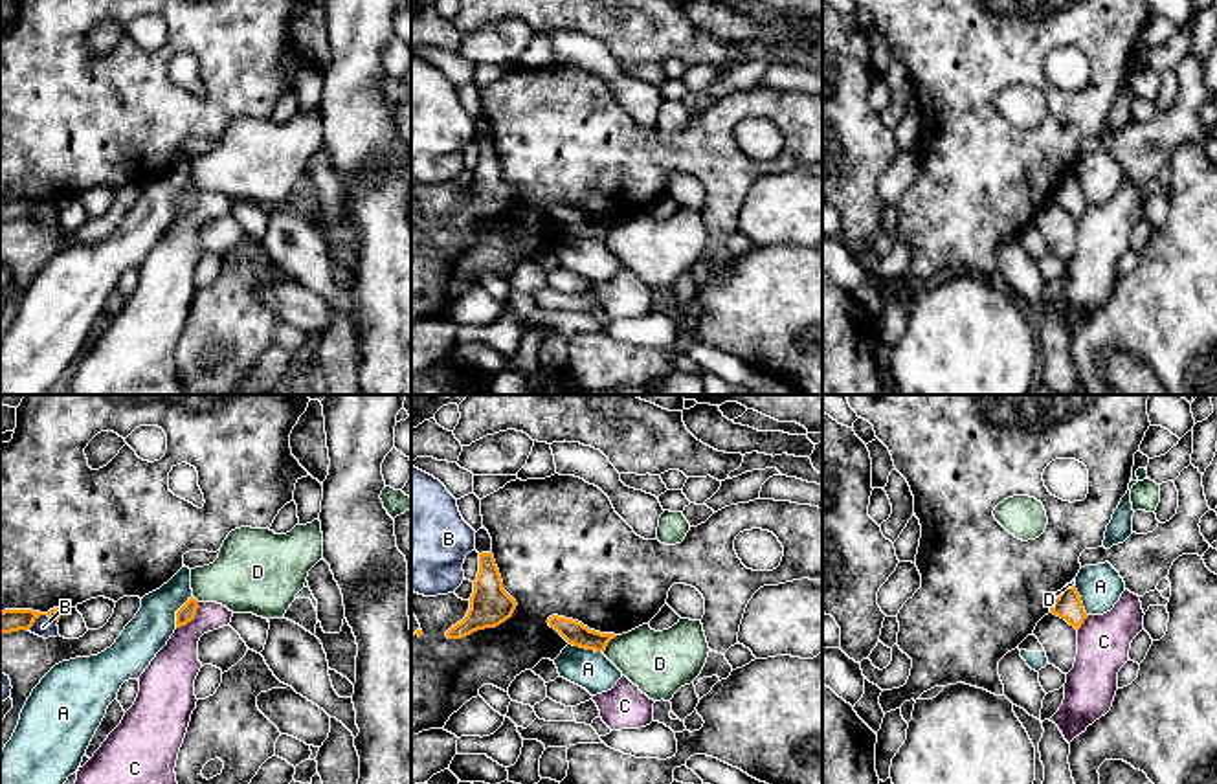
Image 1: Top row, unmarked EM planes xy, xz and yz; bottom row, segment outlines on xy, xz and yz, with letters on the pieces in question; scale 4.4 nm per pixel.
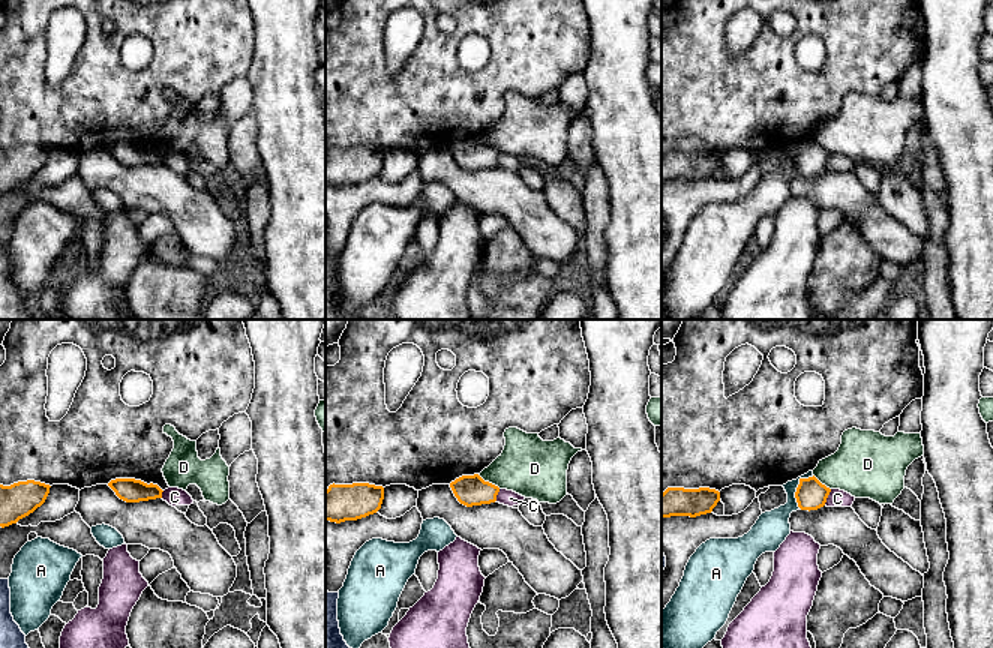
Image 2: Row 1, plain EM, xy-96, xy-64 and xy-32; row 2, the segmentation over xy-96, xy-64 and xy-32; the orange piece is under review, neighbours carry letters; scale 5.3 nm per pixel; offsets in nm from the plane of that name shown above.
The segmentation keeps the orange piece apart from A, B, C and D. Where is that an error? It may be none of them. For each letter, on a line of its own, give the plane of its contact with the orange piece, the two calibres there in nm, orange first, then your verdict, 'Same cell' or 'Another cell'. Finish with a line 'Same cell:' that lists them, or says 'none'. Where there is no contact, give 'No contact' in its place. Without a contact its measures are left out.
A: Touches orange in xz. Thickness 100 nm (orange) against 170 nm. Another cell
B: Touches orange in xy. Thickness 100 nm (orange) against 90 nm. Another cell
C: Touches orange in xy. Thickness 80 nm (orange) against 200 nm. Another cell
D: Touches orange in xz. Thickness 100 nm (orange) against 280 nm. Another cell
Same cell: none

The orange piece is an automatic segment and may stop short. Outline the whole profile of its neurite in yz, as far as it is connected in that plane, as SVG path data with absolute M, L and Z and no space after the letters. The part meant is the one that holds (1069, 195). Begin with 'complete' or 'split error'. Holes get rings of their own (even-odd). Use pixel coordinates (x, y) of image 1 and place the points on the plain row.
complete; M1066 173L1061 182L1057 184L1057 187L1054 189L1050 202L1065 207L1070 215L1074 215L1076 218L1081 217L1083 209L1089 206L1081 185L1076 178L1076 174Z

